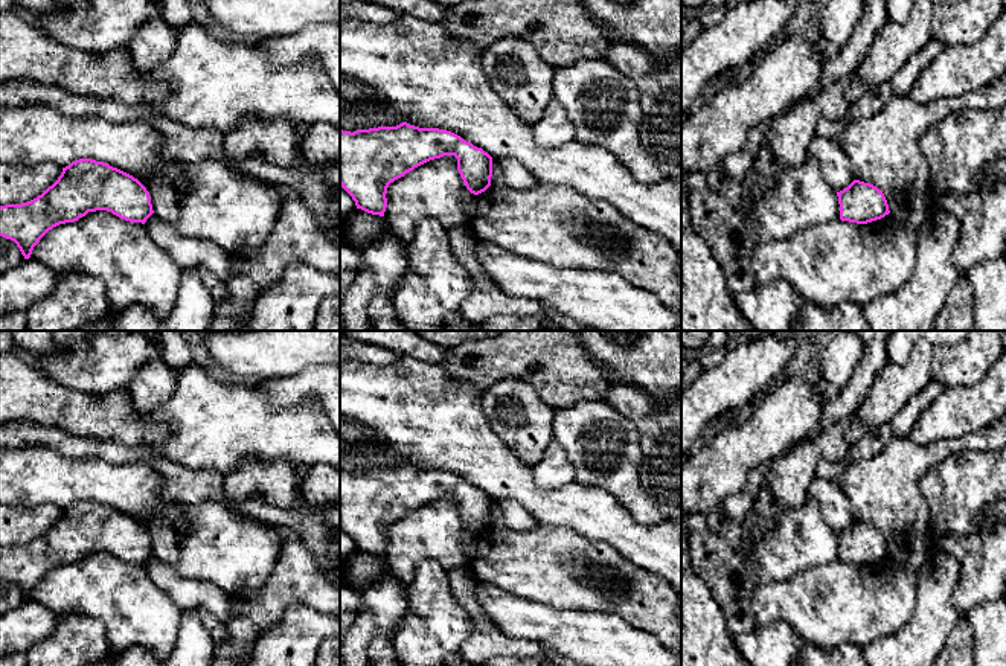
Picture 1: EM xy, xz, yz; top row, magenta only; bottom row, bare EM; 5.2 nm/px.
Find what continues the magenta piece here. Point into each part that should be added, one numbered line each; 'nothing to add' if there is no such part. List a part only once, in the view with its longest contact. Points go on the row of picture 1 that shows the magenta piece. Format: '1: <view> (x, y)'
nothing to add

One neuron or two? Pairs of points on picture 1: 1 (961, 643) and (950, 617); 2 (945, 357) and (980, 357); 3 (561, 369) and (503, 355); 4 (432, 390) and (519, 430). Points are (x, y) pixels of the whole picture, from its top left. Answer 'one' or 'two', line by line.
1: two
2: one
3: one
4: two

